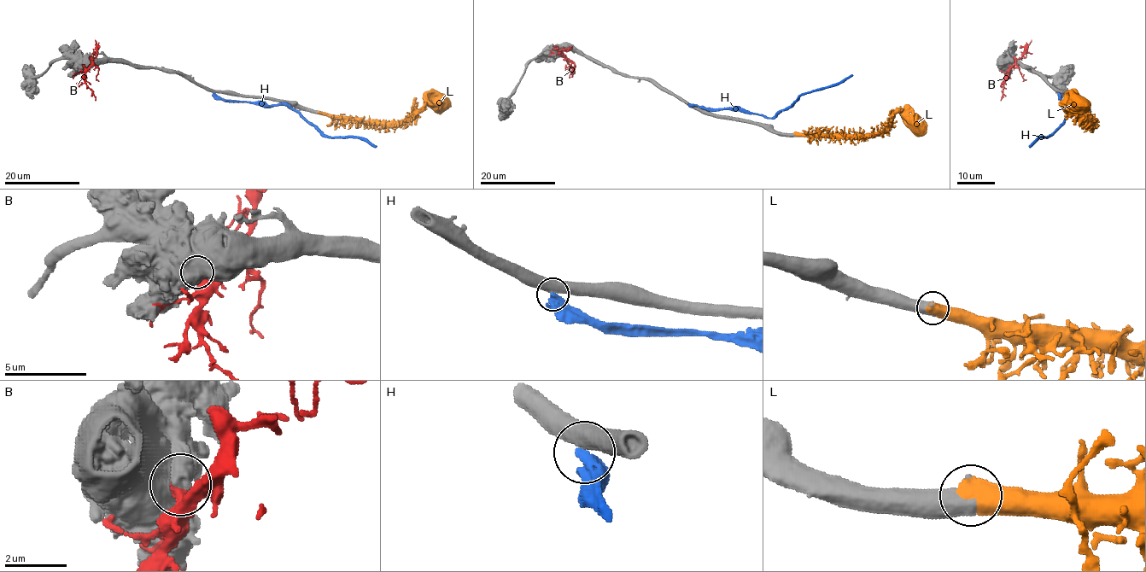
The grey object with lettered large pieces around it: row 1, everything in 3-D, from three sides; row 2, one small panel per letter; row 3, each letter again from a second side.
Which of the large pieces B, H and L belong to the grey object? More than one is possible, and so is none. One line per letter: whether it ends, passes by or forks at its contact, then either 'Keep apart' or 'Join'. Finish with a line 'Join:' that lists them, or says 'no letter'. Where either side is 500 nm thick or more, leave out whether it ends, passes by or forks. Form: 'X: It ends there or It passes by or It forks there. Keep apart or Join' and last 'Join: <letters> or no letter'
B: Keep apart
H: Keep apart
L: Join
Join: L

